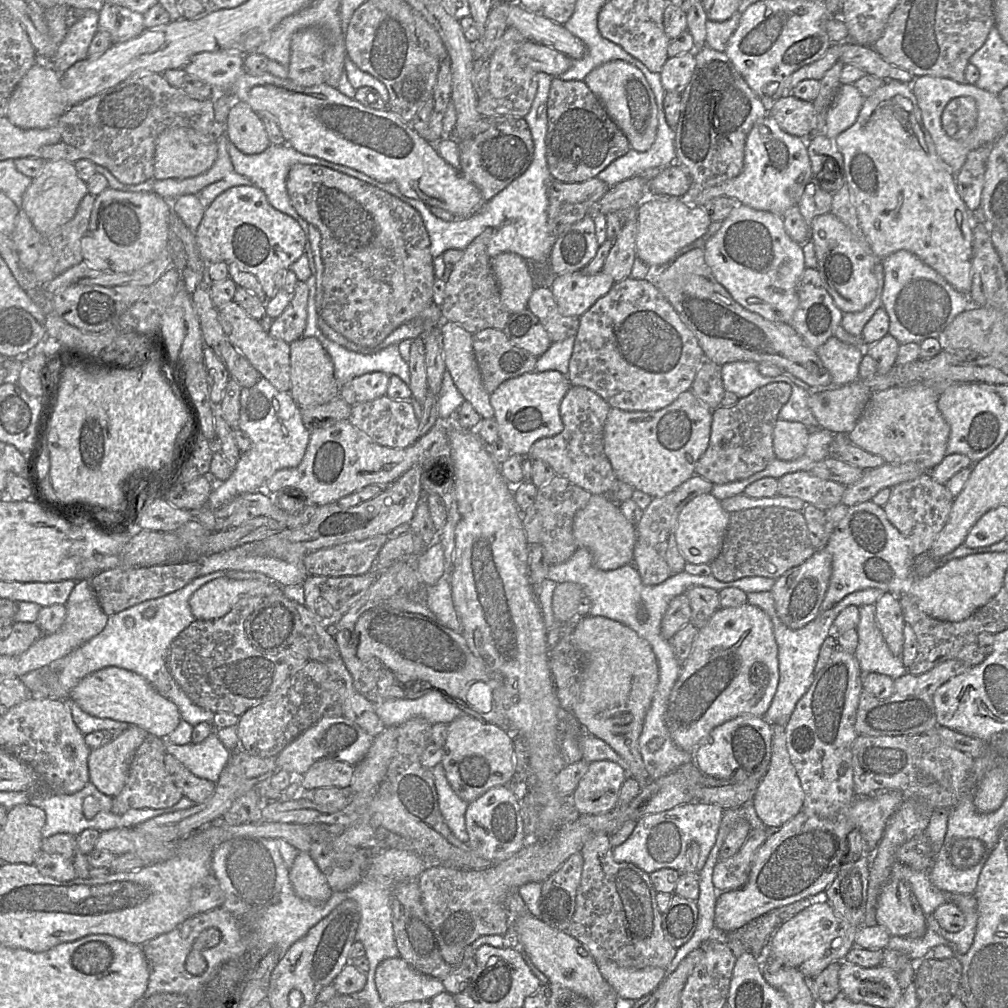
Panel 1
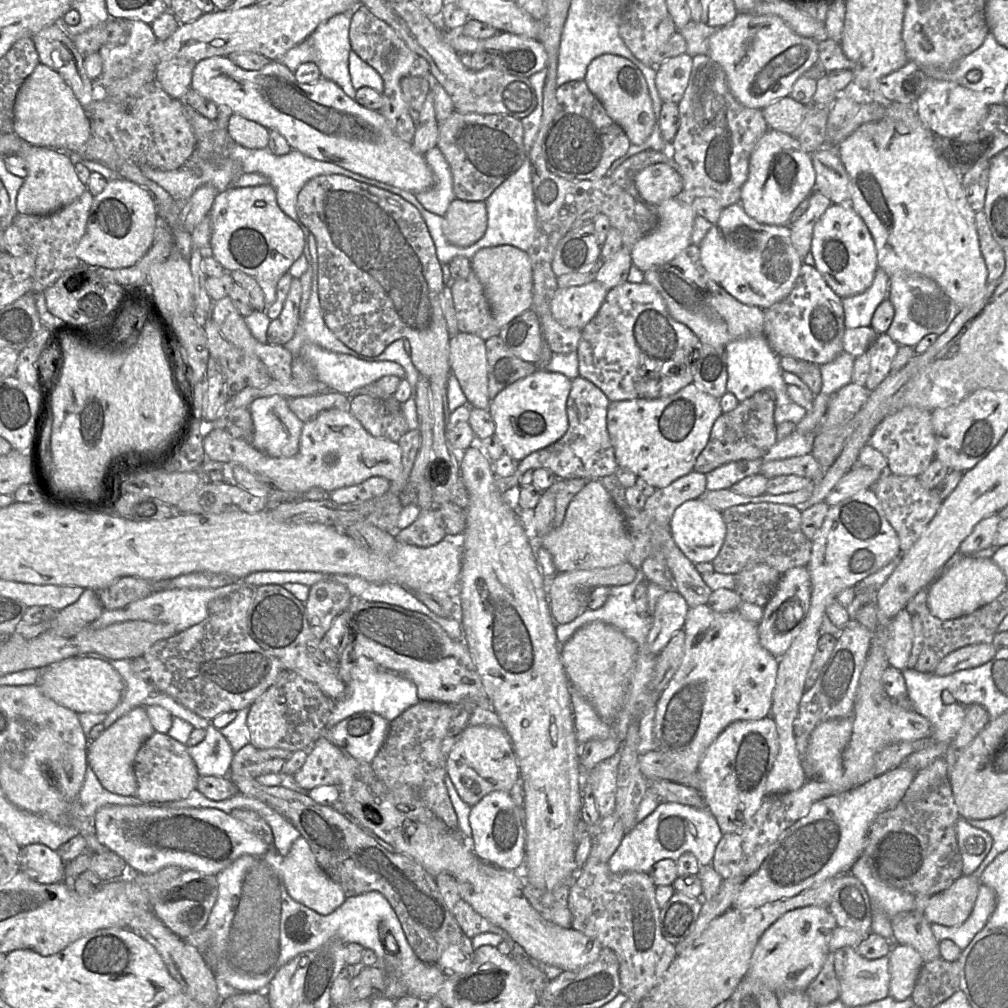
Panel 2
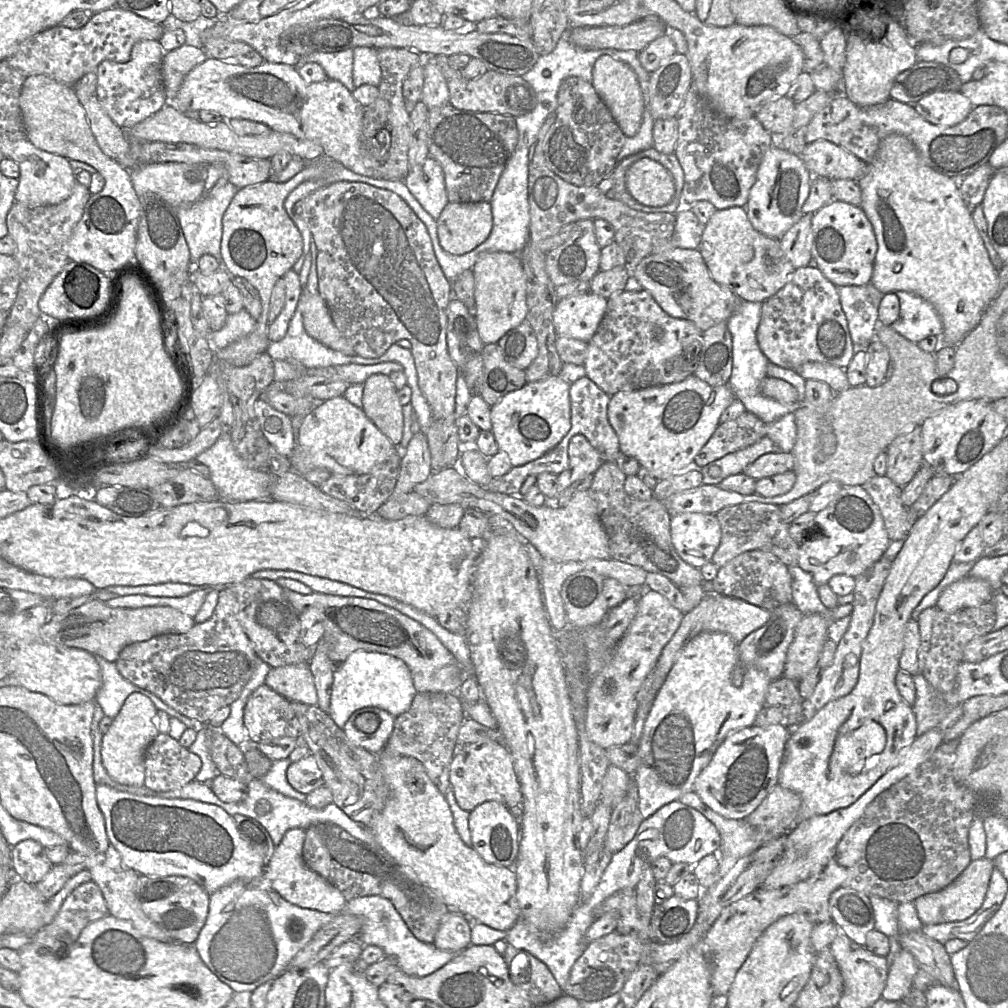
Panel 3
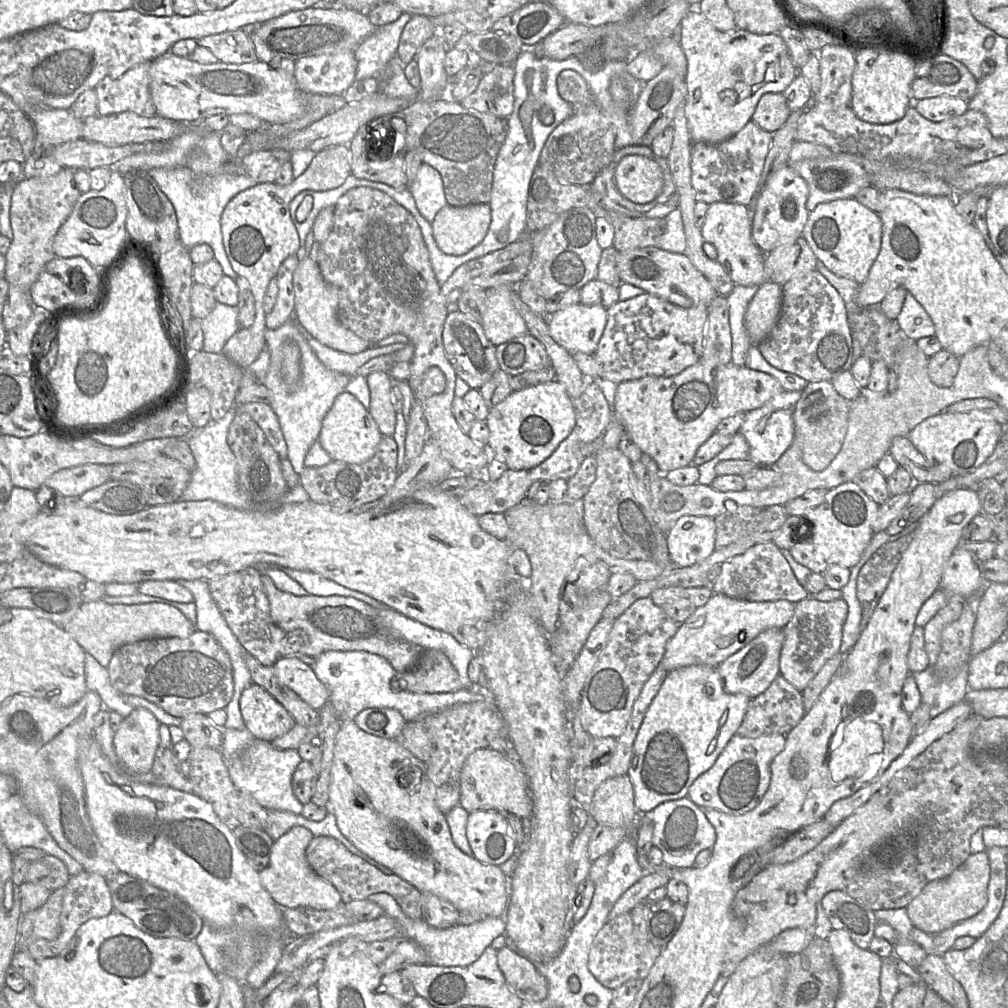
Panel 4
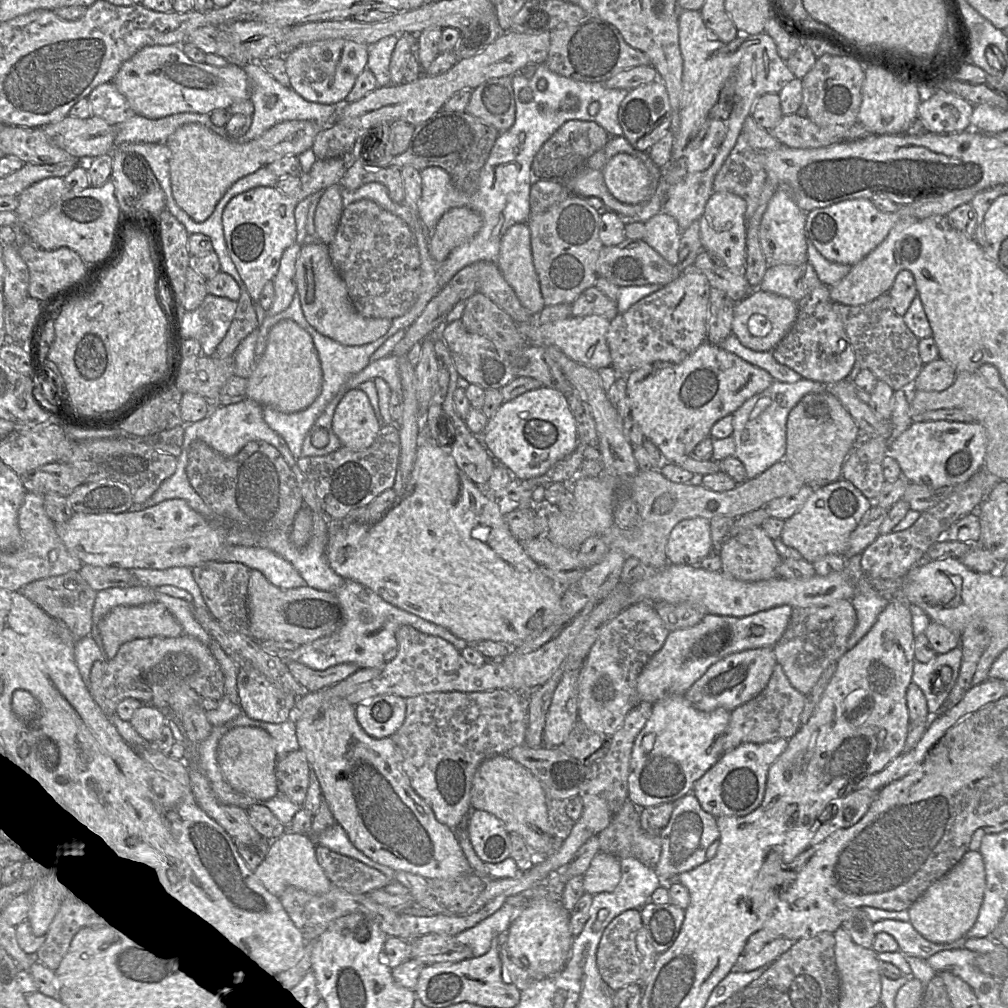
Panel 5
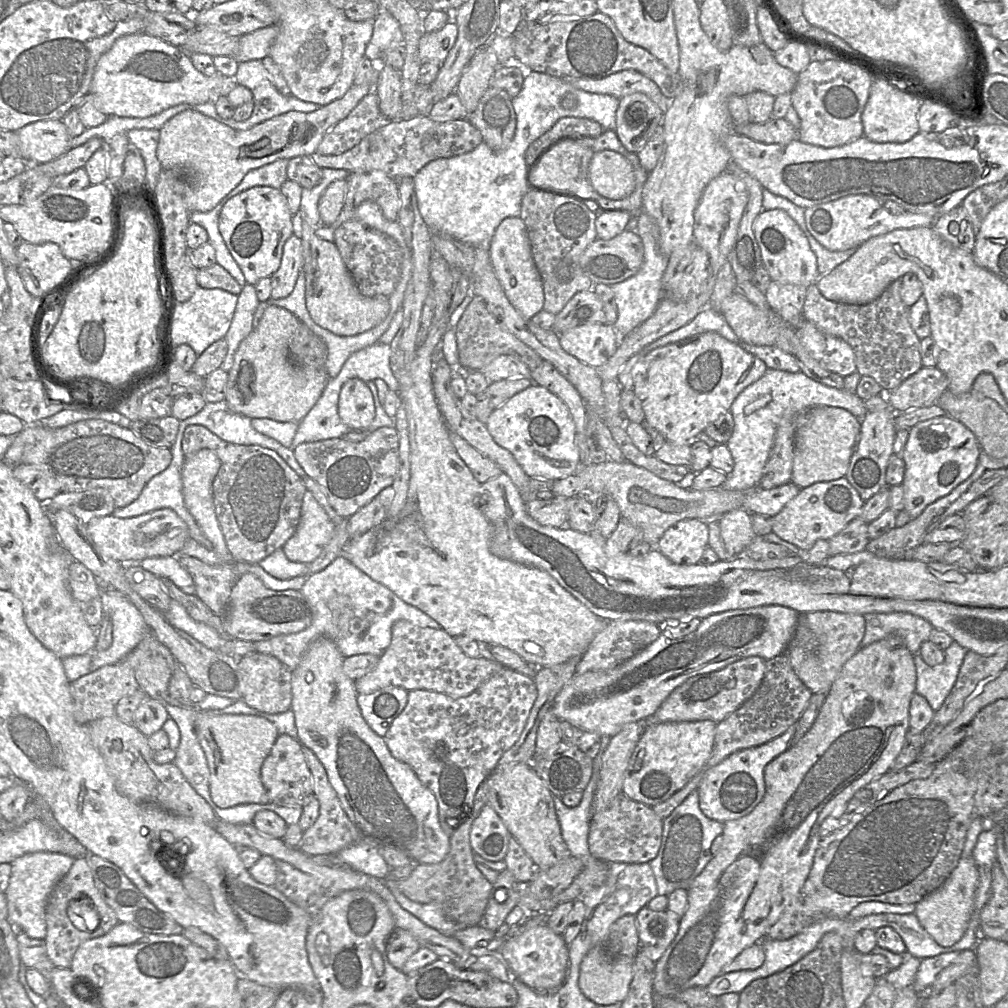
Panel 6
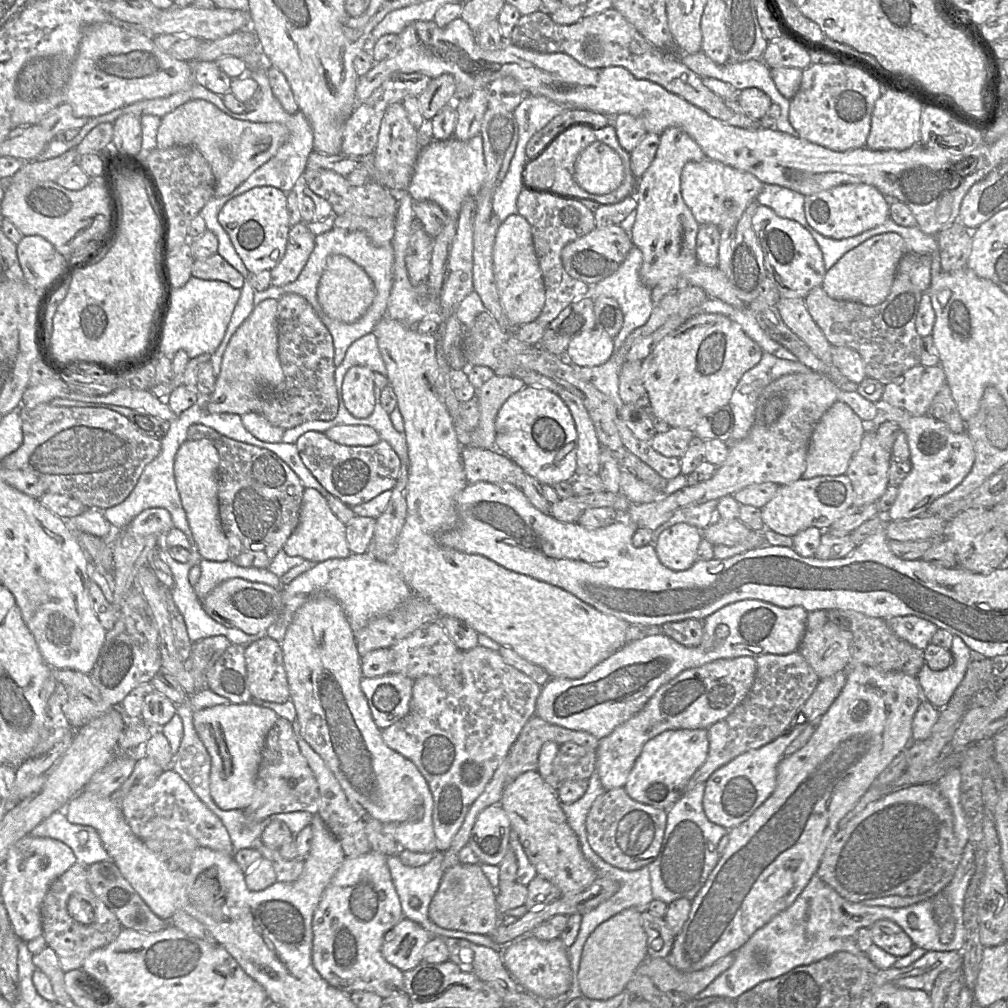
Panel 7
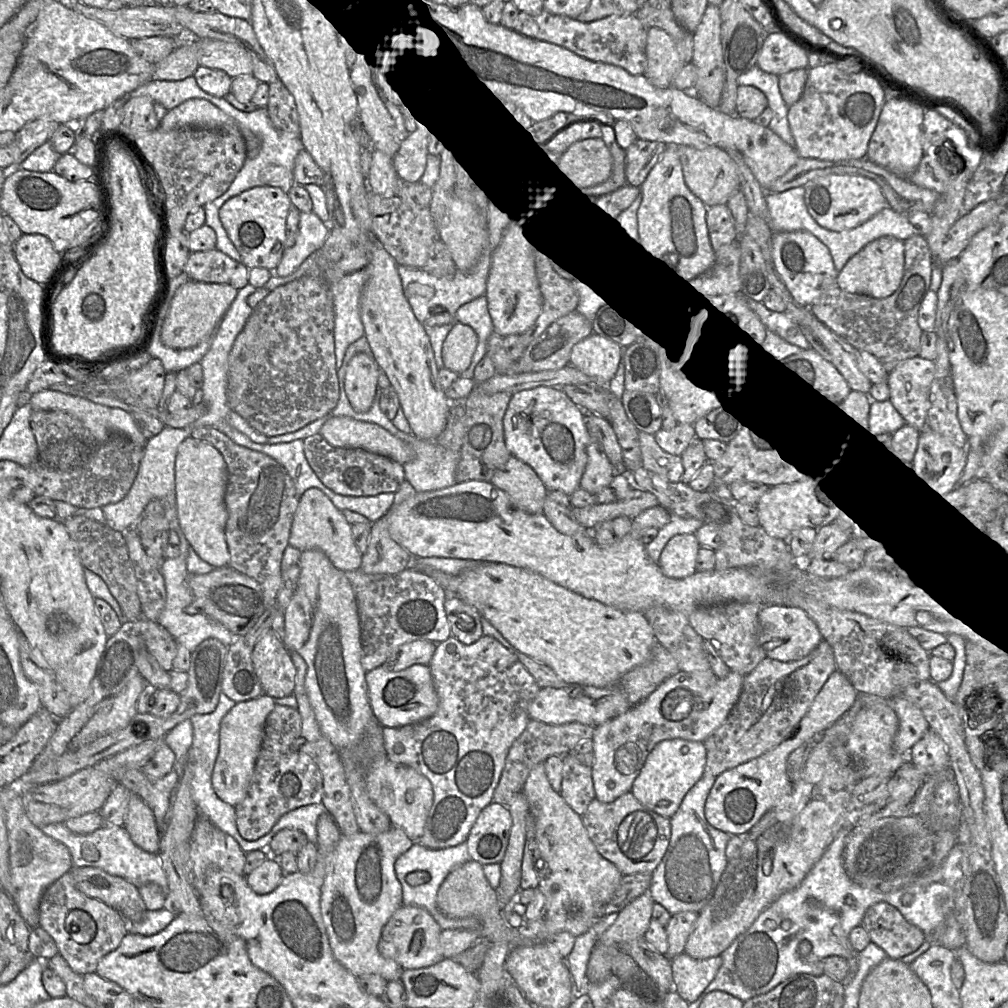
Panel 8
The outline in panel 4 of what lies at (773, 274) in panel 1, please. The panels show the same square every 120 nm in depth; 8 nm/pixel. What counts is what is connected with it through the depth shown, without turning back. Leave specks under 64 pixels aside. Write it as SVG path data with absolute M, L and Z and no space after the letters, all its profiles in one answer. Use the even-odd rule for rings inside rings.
M725 202L709 204L701 235L704 242L715 247L716 261L723 266L735 286L760 286L768 281L764 270L766 254L752 239L747 206Z

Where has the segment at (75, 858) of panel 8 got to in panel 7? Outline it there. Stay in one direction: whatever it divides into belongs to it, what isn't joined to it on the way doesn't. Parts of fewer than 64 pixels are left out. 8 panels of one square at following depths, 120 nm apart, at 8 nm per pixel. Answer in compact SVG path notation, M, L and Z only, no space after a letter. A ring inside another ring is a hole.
M60 810L38 823L29 834L63 842L71 848L77 862L87 867L96 862L111 861L97 831L89 826L70 823Z

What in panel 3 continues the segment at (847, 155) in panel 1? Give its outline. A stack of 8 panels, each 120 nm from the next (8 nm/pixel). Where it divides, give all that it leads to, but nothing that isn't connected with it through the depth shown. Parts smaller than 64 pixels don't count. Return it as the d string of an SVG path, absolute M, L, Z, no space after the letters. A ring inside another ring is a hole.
M890 134L881 140L875 158L872 162L867 163L865 174L858 180L858 185L862 193L860 207L873 226L878 245L871 283L883 294L903 290L914 293L930 302L935 307L943 323L943 333L940 337L941 344L957 346L980 323L986 309L999 294L999 272L991 263L983 240L973 221L972 213L964 203L958 180L940 174L926 165L907 137L900 134Z

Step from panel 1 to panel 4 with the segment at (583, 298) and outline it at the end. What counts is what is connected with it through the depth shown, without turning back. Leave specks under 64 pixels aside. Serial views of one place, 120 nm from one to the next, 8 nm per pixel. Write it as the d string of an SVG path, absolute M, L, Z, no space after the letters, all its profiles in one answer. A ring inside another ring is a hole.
M581 302L566 306L547 320L553 339L570 353L594 354L608 320L607 309Z

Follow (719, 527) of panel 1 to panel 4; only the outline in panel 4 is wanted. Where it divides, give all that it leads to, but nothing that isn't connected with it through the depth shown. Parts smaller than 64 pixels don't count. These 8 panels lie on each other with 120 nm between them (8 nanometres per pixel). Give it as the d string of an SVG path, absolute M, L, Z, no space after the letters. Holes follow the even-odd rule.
M708 516L680 517L667 533L673 566L689 567L709 557L715 550L716 524Z

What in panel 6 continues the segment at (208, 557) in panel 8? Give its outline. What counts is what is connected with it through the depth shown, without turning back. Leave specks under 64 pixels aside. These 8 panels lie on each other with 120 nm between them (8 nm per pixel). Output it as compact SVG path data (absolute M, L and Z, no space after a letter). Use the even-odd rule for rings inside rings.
M207 448L201 449L191 457L185 458L181 470L181 477L184 502L188 511L194 517L203 534L211 542L212 550L221 556L226 556L230 552L216 517L212 487L215 476L220 468L220 463L219 457L213 450Z

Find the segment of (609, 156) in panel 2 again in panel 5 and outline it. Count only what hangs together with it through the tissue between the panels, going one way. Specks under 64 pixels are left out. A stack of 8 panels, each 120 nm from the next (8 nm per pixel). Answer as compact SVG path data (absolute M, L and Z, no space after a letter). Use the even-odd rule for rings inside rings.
M571 120L560 126L535 154L531 170L534 179L564 182L575 175L588 158L608 142L610 135L592 121Z

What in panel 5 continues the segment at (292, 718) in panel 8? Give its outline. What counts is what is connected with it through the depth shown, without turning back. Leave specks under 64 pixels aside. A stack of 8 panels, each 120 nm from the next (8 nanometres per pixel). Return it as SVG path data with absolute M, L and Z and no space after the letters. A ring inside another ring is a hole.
M298 749L287 754L275 766L278 791L302 806L306 799L311 771L303 751Z

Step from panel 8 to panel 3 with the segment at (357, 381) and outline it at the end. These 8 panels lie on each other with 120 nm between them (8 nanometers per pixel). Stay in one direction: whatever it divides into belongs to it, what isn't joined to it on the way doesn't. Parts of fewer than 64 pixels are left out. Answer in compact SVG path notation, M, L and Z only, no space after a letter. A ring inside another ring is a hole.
M344 397L322 401L304 417L296 445L290 455L291 470L300 475L317 468L326 469L331 475L362 475L371 472L392 454L396 446L358 408Z

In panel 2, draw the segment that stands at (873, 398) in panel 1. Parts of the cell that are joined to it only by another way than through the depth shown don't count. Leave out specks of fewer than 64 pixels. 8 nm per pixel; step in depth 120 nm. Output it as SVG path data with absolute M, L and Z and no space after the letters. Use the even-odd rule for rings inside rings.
M905 405L887 415L874 429L868 442L887 460L887 472L900 476L919 476L935 459L936 438L931 411Z

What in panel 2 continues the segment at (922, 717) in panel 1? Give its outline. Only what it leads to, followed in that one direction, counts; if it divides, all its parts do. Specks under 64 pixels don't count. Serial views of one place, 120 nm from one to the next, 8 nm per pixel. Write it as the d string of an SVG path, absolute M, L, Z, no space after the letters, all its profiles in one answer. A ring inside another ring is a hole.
M992 643L964 646L945 656L933 674L946 676L960 670L978 667L990 661L997 650Z

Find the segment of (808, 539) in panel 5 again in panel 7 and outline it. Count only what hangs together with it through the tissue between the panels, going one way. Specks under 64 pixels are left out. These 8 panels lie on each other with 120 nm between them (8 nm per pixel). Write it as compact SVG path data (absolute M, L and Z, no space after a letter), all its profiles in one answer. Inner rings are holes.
M846 474L800 478L779 486L775 496L762 508L762 520L766 529L790 537L809 527L824 531L853 506L853 500L854 491Z

